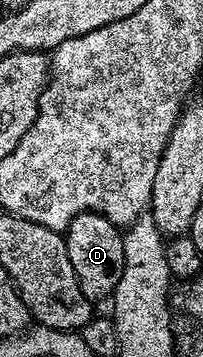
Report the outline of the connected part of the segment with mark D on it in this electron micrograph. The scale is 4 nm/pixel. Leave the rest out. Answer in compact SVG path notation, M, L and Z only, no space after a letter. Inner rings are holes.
M85 211L77 215L66 226L64 236L68 258L72 263L72 269L75 270L76 277L79 279L84 297L91 301L109 300L120 285L120 277L126 268L123 232L115 223L108 221L104 216L97 215L94 211Z

